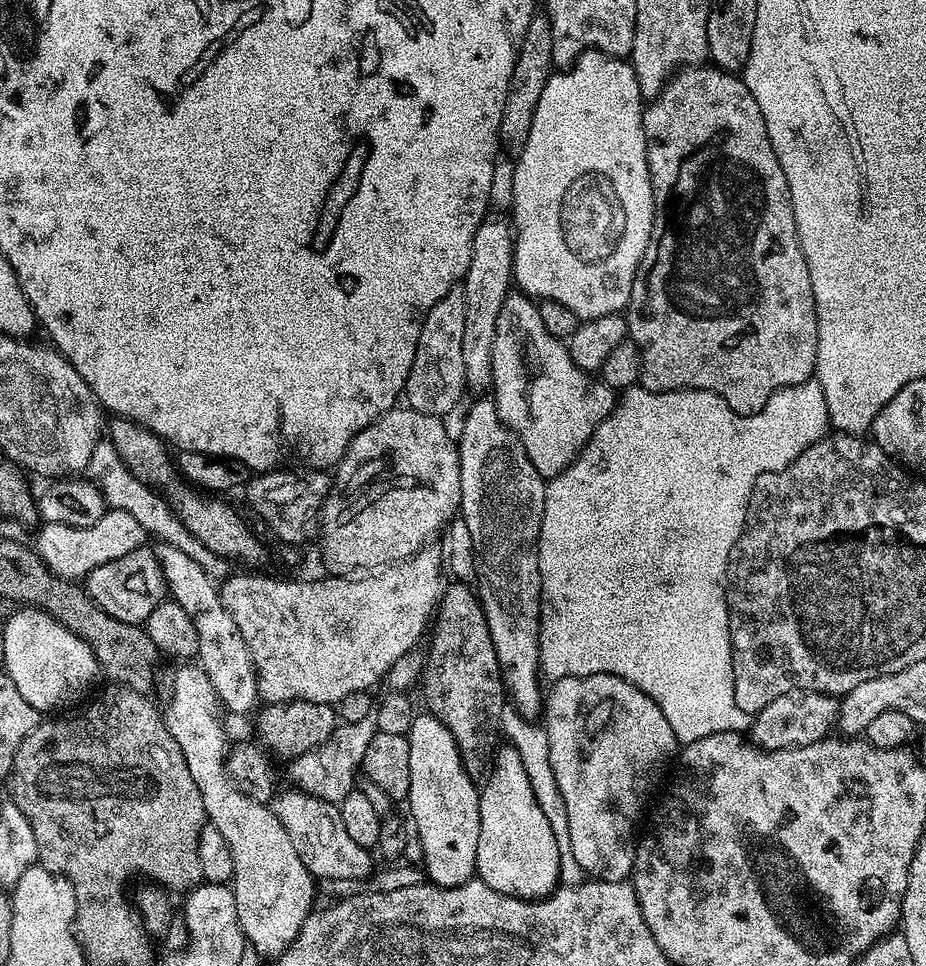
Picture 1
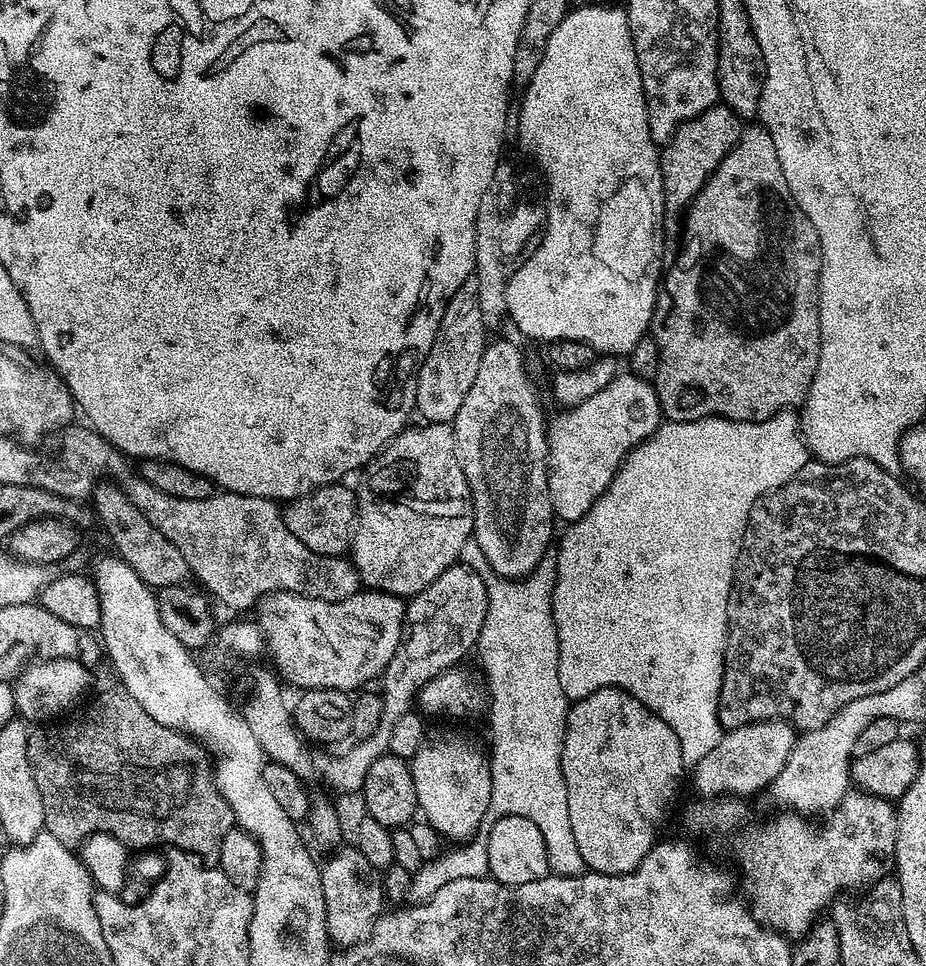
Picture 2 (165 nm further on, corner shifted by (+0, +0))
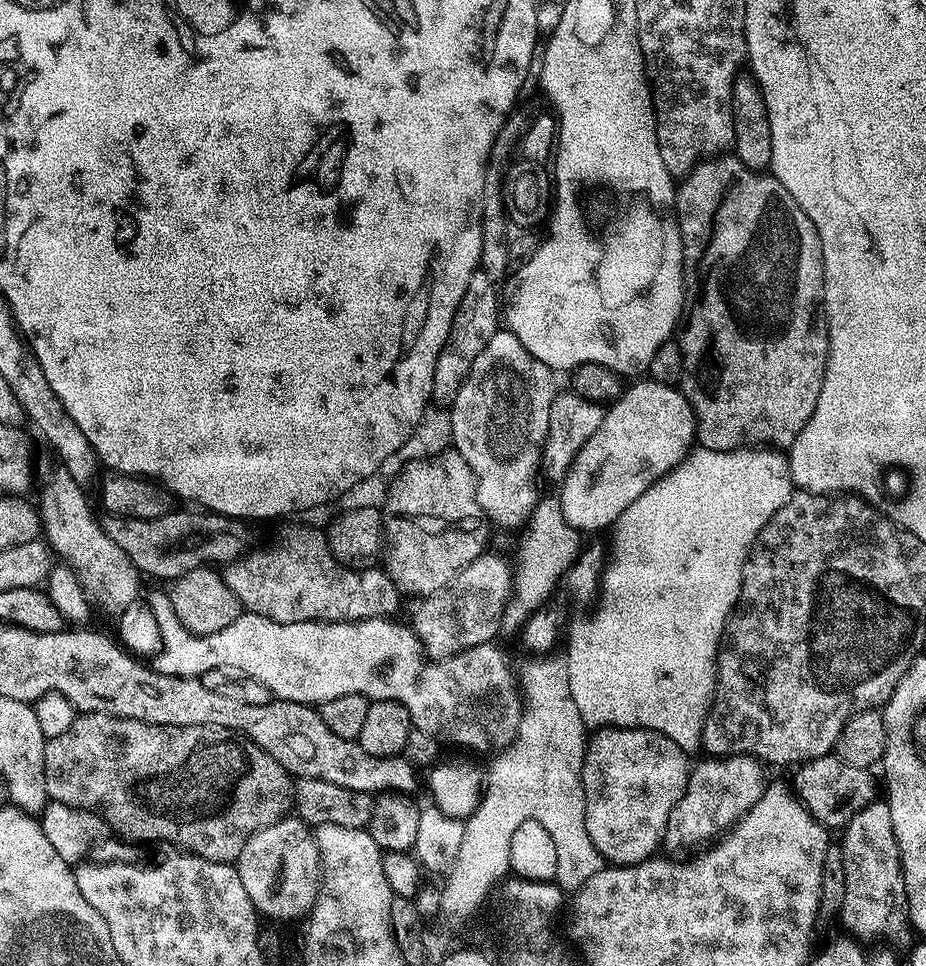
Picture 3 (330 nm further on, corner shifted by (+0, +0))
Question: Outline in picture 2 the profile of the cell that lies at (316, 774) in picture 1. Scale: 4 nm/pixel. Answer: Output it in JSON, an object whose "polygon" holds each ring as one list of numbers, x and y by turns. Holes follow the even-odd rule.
{"polygon":[[459,562,446,569,438,578,434,578,434,582,426,586,426,590,407,601,404,639,382,673,382,722,378,730,370,734,370,738,356,740,353,748,345,747,341,756,334,757,325,766,324,780,334,791,354,794,361,791,370,766,373,766,380,756,389,753,394,722,398,722,402,714,413,711,420,691,439,672,457,667,463,661,460,659,475,649,482,622,486,618,487,605,486,586,482,578]]}

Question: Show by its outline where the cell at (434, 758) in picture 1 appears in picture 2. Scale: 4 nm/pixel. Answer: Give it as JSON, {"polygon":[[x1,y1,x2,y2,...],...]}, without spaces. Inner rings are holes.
{"polygon":[[460,732,429,735,410,762,419,811,436,832,452,842,467,842,481,831,480,823,490,812,492,766,490,756]]}

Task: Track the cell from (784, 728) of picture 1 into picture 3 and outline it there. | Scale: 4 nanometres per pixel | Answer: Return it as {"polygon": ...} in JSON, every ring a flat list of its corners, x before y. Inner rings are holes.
{"polygon":[[749,756,704,758,697,768,695,765,689,771,686,794,682,794,678,806,670,810,663,847,684,848,687,844,712,842,735,828,737,822,756,805,758,798,762,798,766,787,763,770,761,761]]}

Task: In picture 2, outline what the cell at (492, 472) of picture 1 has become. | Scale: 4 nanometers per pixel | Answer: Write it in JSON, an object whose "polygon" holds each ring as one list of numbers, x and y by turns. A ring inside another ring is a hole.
{"polygon":[[496,340,485,347,482,354,482,363,478,365,478,375,474,377,474,386,466,393,462,406,457,412,454,421,456,429,456,456,462,466,462,474,466,474,468,489,472,495,472,513,474,514,474,526,472,527,474,538,478,546,482,546,482,554,486,554,486,562,490,568,502,576,509,578,523,578,528,576,542,562,544,556,549,555,548,543,552,540,552,520,554,513,550,502,550,490,548,489,548,429,546,427,546,416,540,409,540,396,536,393,536,384,528,373,528,364,524,361,524,352,512,340]]}

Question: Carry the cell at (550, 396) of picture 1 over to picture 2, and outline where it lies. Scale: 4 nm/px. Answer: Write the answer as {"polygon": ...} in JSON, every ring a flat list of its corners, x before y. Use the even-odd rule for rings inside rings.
{"polygon":[[618,374,594,398,586,398,578,406,561,411,561,416,551,417,548,429,548,489,552,511,564,522,581,520,598,502,598,498,610,486,620,468,620,463,636,448,655,434,662,423,660,403,656,397,655,387,649,381,631,374]]}

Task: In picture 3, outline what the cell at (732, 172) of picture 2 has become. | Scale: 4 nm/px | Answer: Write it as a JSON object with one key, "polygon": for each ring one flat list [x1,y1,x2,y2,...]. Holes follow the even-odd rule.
{"polygon":[[722,154,717,158,707,160,697,165,696,169,689,173,677,187,676,190,676,219,680,221,680,237,684,243,684,254,689,261,696,260,696,265,691,265,690,272,696,275,696,280,700,283,700,289,696,293,691,293,690,303,687,305,686,311,682,316,682,328,685,332,679,333,680,349,684,351,684,370,686,373,686,395,688,401,692,403,692,409,696,412,696,439,699,447,709,448,714,451,734,451,736,449,755,449,757,446,763,446,765,449,788,450,791,449,794,438,798,438,798,434,806,426,806,422,810,422,810,414,814,414,814,406,818,406,818,394,822,390,822,382,826,374,826,362,828,361,828,338,827,335,812,336,812,323,815,322,816,316,818,320,818,305,821,303,824,295,824,263,822,262,822,242,818,238,818,230,814,230,814,224,810,222,810,218,806,218,804,211,798,206,798,202,794,202,794,198,790,198,790,190,786,190,786,186,782,186,782,182,778,182,776,177,771,174,759,174,751,172,740,159,734,154]]}

